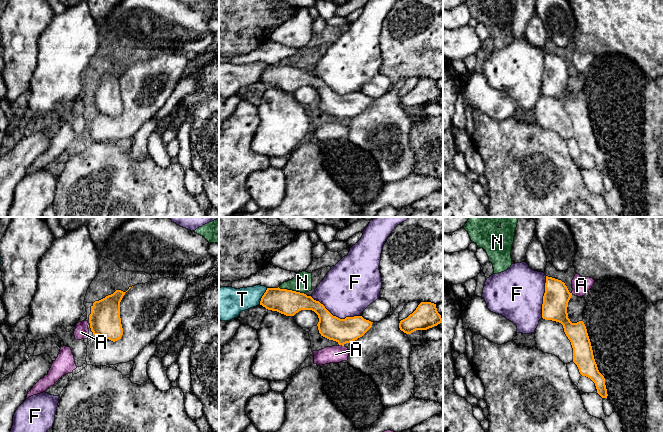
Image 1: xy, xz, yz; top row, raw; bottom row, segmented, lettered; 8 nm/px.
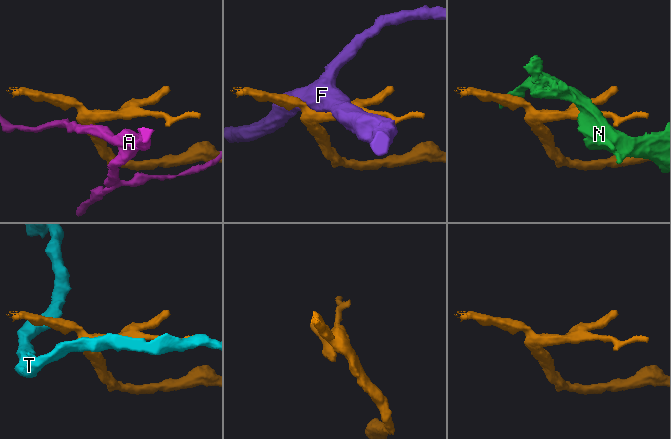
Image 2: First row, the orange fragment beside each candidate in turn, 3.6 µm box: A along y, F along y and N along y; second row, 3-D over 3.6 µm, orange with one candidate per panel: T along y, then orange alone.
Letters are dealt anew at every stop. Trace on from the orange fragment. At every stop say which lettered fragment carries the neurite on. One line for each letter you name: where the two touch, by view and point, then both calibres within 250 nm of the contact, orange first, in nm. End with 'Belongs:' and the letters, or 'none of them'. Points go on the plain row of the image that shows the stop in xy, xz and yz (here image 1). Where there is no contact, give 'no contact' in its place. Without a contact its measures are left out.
Belongs: none of them

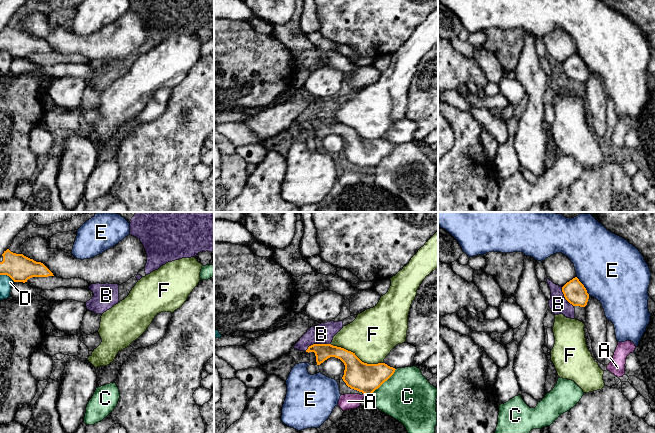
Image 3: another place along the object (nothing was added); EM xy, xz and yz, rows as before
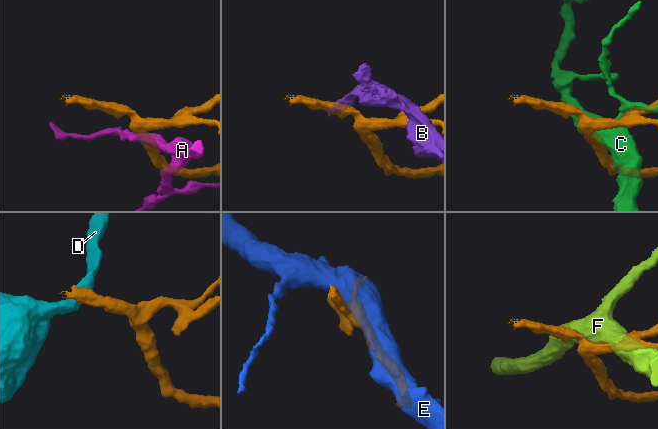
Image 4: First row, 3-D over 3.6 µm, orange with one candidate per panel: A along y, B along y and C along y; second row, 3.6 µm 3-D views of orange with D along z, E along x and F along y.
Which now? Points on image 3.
Belongs: none of them

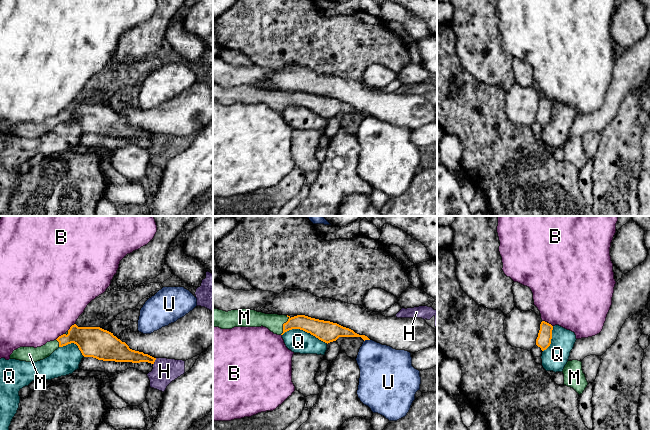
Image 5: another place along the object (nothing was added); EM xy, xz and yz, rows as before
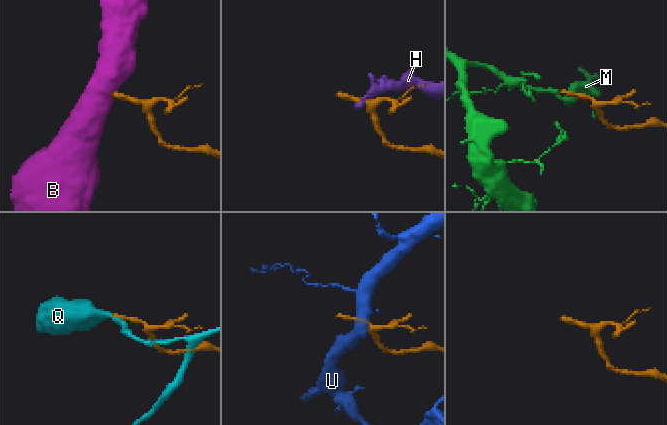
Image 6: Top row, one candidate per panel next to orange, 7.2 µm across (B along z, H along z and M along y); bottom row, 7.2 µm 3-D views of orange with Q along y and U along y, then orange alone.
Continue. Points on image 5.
M: contact xz (283, 101); calibres 130 and 140 nm
Belongs: M

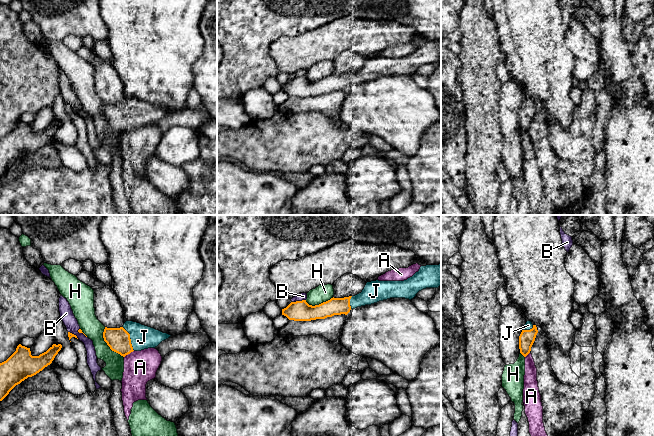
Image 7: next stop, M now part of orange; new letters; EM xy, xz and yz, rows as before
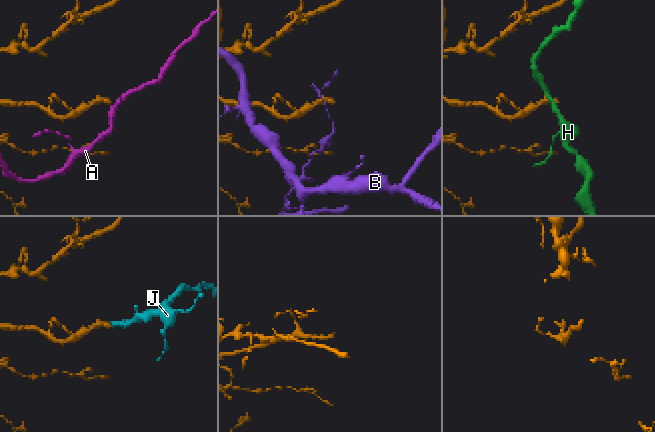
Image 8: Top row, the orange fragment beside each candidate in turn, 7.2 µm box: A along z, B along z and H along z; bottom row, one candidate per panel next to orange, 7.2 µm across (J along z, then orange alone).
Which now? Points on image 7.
J: contact xy (130, 115); calibres 190 and 190 nm
Belongs: J

